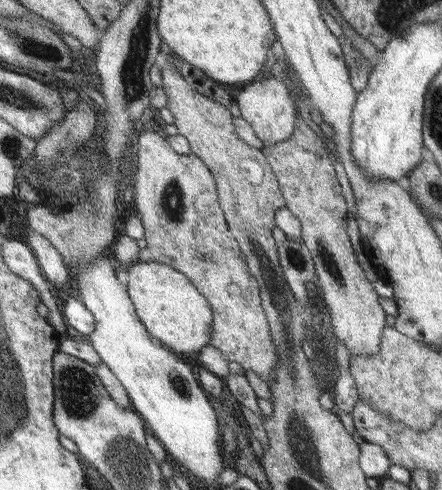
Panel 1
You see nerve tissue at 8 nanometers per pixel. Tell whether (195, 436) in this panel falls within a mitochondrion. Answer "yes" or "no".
no

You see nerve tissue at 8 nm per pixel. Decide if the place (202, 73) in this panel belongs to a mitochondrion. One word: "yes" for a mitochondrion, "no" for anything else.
no

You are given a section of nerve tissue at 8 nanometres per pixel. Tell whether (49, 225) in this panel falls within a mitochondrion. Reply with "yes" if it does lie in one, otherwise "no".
no

